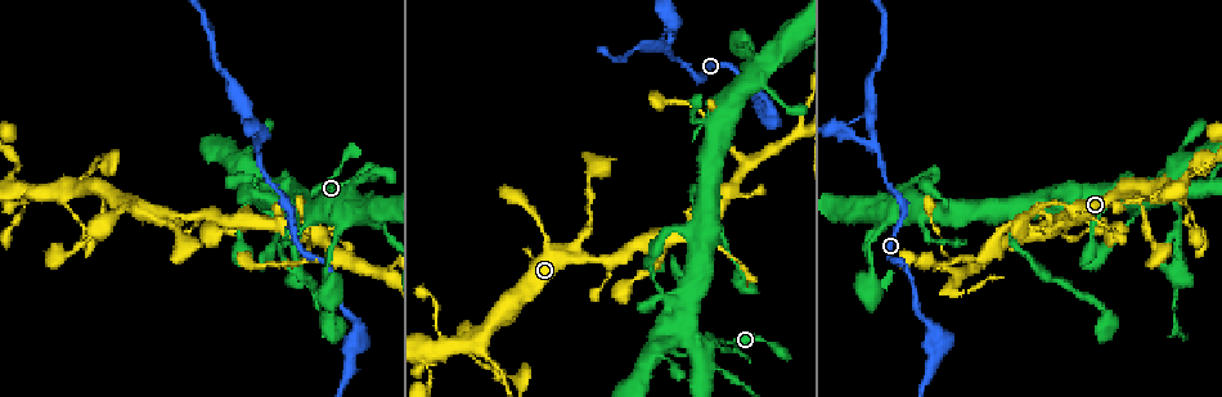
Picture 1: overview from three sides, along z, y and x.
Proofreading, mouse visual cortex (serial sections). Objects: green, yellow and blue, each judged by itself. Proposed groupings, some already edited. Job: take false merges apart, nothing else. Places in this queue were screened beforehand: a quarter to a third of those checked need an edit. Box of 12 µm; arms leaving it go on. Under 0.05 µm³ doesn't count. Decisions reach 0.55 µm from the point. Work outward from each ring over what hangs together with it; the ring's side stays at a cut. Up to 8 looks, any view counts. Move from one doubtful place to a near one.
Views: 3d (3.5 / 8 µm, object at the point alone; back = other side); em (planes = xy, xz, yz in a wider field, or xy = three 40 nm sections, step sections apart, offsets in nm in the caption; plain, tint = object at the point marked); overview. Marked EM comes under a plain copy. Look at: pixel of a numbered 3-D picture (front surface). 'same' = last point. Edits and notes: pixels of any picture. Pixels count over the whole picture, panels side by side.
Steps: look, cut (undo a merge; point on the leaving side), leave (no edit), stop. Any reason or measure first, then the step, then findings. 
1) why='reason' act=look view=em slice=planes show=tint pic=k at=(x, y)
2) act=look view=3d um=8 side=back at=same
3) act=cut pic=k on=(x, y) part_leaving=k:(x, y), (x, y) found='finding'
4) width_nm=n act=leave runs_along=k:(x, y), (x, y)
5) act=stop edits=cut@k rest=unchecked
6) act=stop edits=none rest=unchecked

why='thick turns thin' act=look view=3d um=3.5 side=back pic=1 at=(1013, 219)

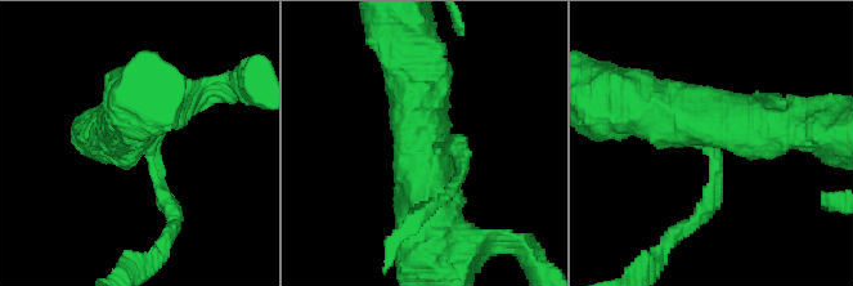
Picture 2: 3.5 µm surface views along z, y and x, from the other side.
act=look view=em slice=xy step=1 show=tint pic=2 at=(710, 141)

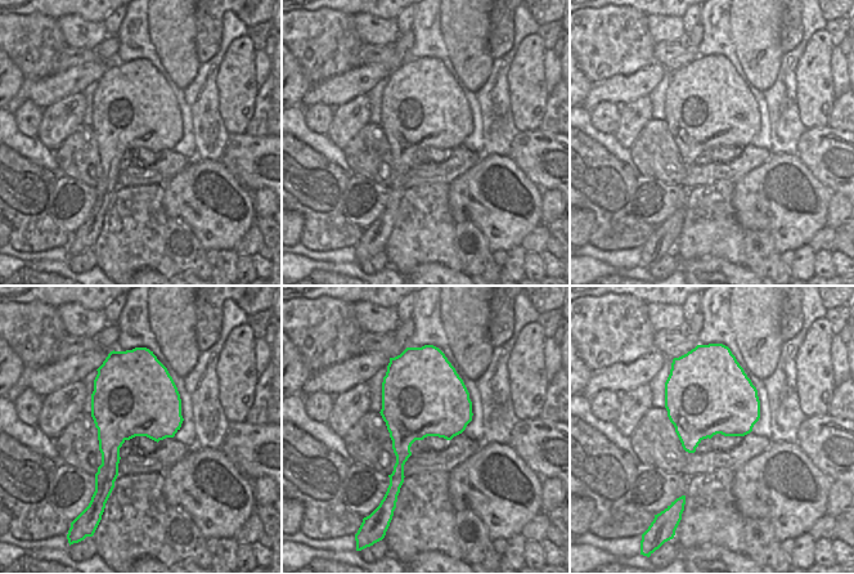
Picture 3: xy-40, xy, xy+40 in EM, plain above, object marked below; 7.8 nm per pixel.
act=look view=em slice=planes show=tint at=same

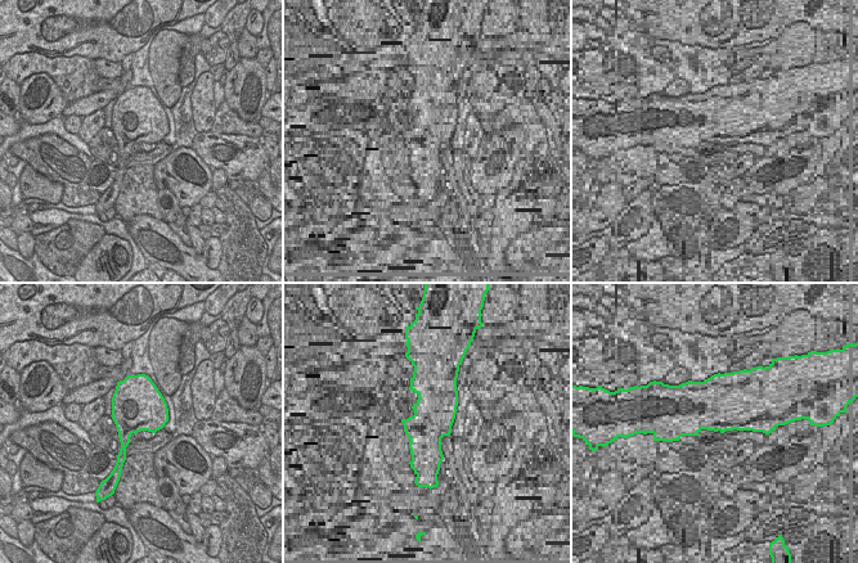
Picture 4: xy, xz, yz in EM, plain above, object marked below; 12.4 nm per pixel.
act=leave runs_along=2:(628, 103), (685, 119), (797, 126) found='one cell here'

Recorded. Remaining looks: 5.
why='thick turns thin' act=look view=3d um=3.5 pic=1 at=(1176, 204)

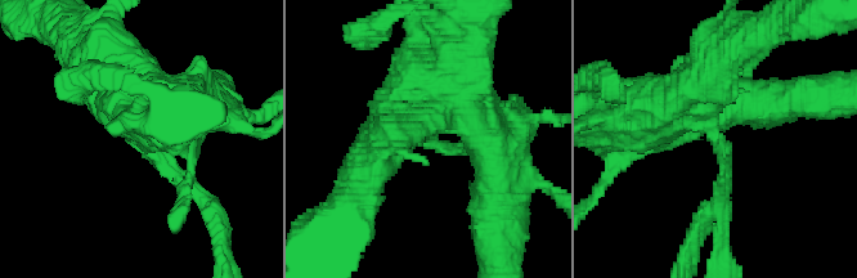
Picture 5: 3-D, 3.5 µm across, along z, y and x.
act=cut pic=5 on=(725, 197) part_leaving=5:(727, 160), (718, 203), (721, 251) found='two cells meet here'

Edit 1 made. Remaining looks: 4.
why='three arms meet' act=look view=3d um=8 pic=1 at=(258, 145)

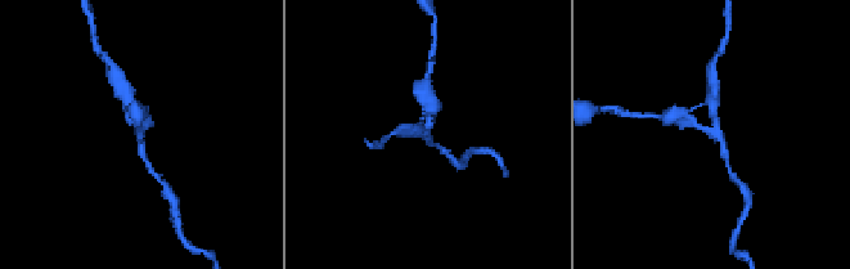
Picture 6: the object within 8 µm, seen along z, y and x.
arms=3 arm_widths_nm=150,200,250 why='shape alone is not enough' act=look view=em slice=xy step=5 show=tint pic=6 at=(139, 137)

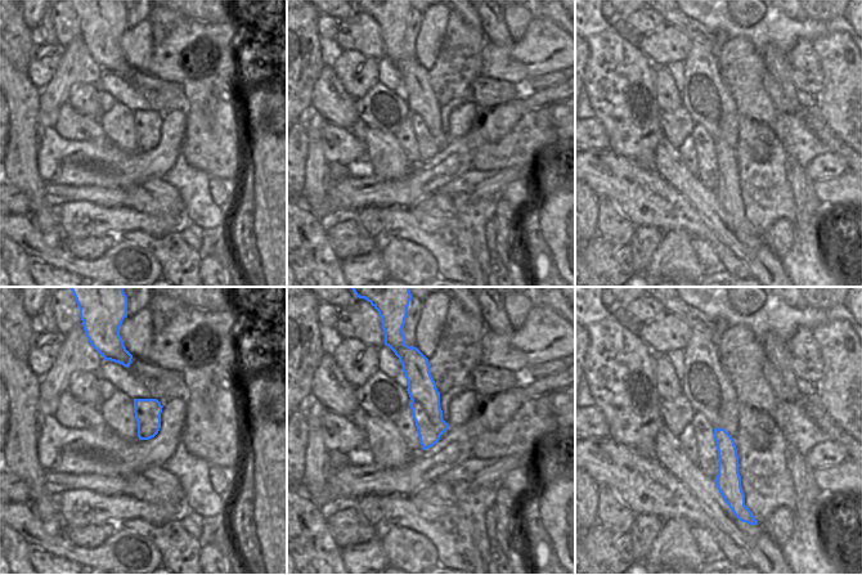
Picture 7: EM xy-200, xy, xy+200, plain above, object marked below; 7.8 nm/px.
act=cut pic=6 on=(432, 59) found='two cells meet here'

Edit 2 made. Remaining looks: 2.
act=stop edits=cut@5,cut@6 rest=unchecked

